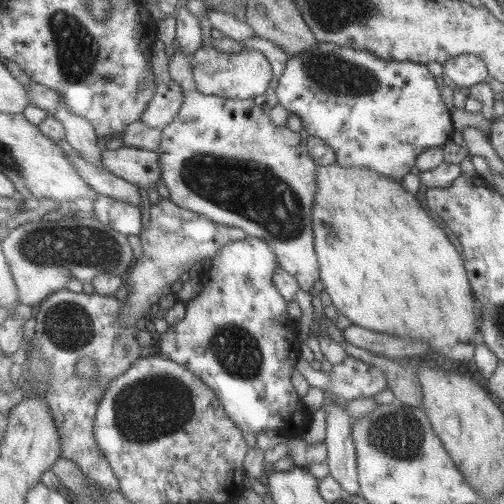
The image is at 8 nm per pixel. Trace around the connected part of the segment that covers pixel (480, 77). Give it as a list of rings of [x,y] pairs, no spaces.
[[[459,54],[442,64],[443,72],[451,86],[466,90],[477,82],[486,82],[488,73],[485,63],[475,54]]]

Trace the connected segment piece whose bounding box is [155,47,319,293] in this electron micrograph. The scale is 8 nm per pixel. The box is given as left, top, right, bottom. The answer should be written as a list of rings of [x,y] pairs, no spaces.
[[[175,47],[168,62],[168,74],[183,93],[183,102],[177,114],[161,129],[161,140],[155,148],[162,183],[167,187],[169,200],[179,208],[204,216],[211,222],[239,228],[246,236],[263,240],[273,250],[281,269],[292,276],[299,289],[309,293],[319,279],[312,235],[317,166],[309,157],[305,144],[301,144],[299,133],[291,131],[286,125],[273,125],[268,113],[255,105],[252,99],[201,94],[192,80],[189,56],[183,54],[181,48]]]

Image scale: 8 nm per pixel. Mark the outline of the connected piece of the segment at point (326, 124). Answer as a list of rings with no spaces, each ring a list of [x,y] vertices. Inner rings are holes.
[[[317,42],[288,57],[283,69],[275,89],[277,102],[299,117],[308,135],[333,149],[334,160],[341,167],[365,167],[399,183],[415,164],[417,154],[426,147],[442,147],[454,131],[449,109],[443,105],[439,88],[426,65],[407,60],[381,60],[370,51]]]

